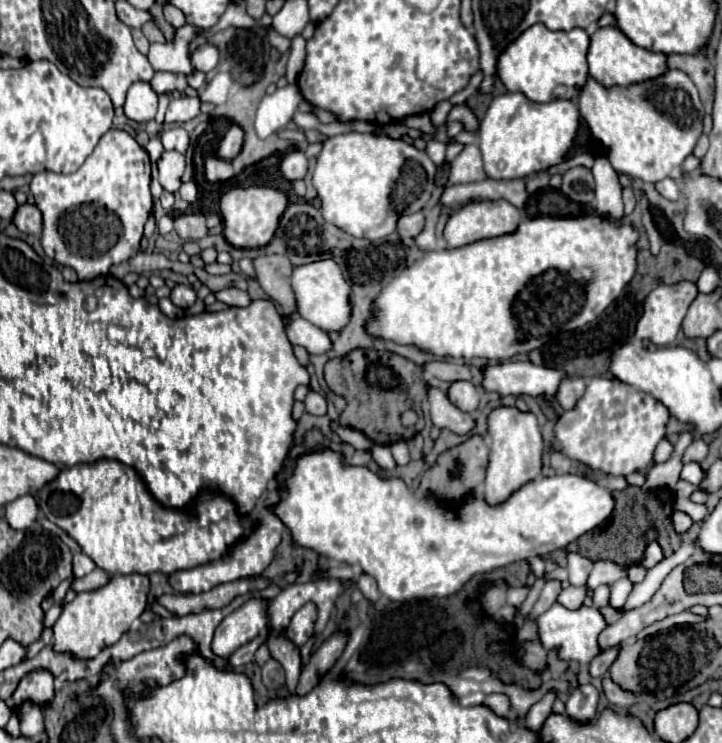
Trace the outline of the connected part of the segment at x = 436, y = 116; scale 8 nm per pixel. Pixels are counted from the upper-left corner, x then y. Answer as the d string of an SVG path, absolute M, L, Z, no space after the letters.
M440 102L432 112L430 112L430 122L438 128L438 126L442 126L444 122L446 122L446 116L448 116L448 112L450 112L450 108L452 108L452 104L450 102Z

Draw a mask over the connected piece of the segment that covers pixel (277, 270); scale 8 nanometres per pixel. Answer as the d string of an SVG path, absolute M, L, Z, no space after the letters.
M270 254L270 256L258 256L252 260L256 278L262 286L262 290L282 306L282 314L292 312L292 284L290 284L290 262L286 256Z

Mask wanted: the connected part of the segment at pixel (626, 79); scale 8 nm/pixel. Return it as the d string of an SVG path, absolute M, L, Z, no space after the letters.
M616 26L598 28L590 36L588 64L590 64L590 74L604 86L612 86L612 84L628 86L634 82L644 82L648 78L656 78L666 72L666 56L664 54L652 54L650 50L640 50L640 46L630 42Z

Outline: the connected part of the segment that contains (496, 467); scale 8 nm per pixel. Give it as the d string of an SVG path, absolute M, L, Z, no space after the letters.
M498 406L488 414L488 440L490 440L490 462L482 494L490 504L506 500L522 484L540 476L542 468L542 434L532 412L522 412L516 406Z

